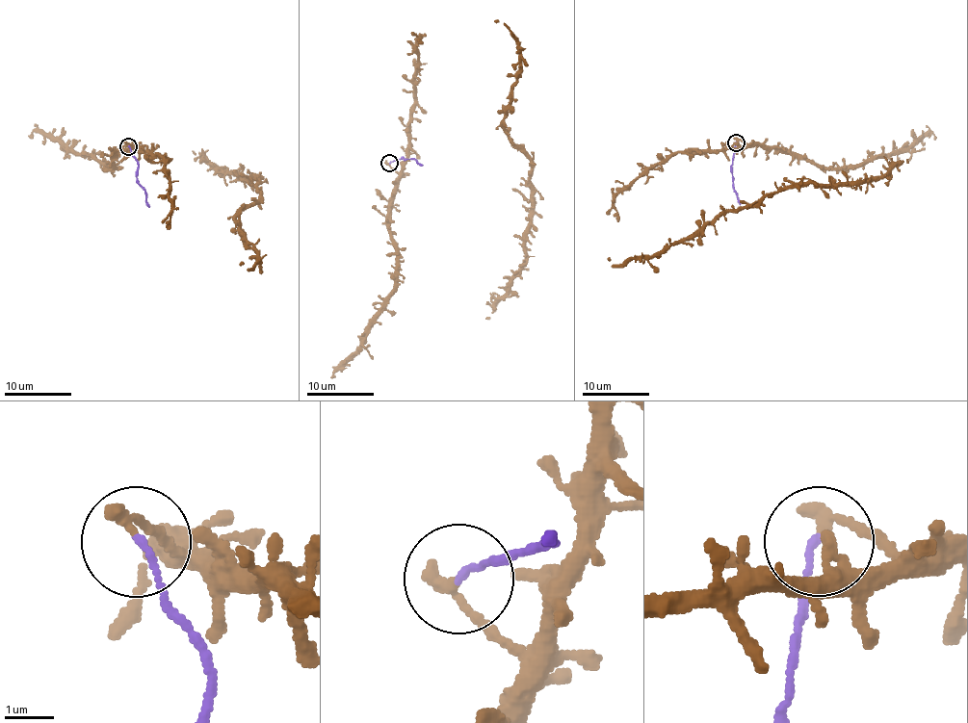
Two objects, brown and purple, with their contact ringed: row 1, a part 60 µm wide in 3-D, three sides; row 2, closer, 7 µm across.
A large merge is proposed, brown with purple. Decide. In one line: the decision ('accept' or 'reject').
reject

